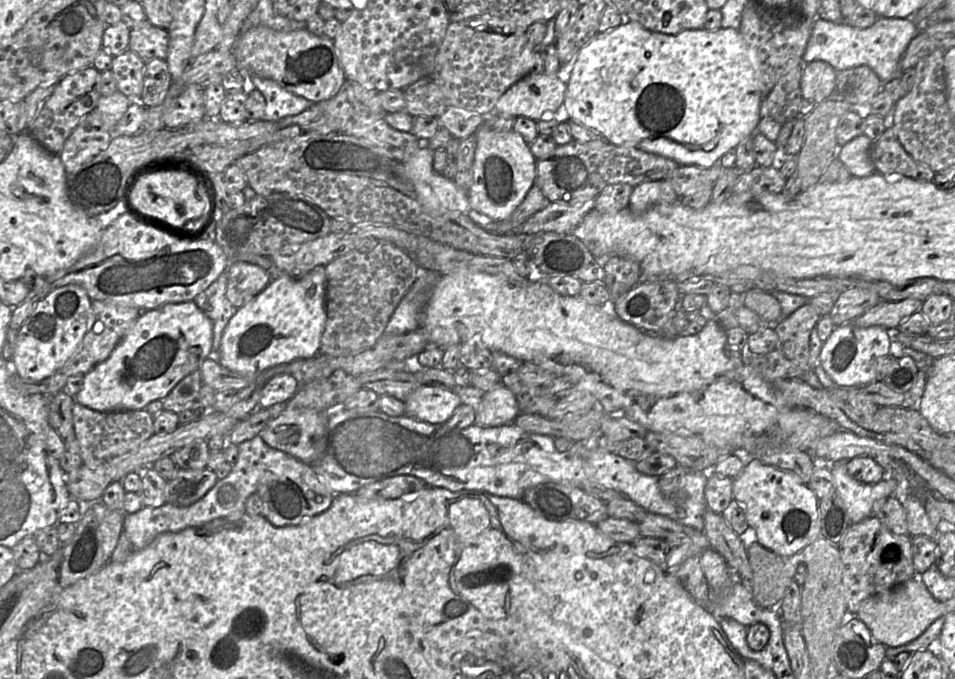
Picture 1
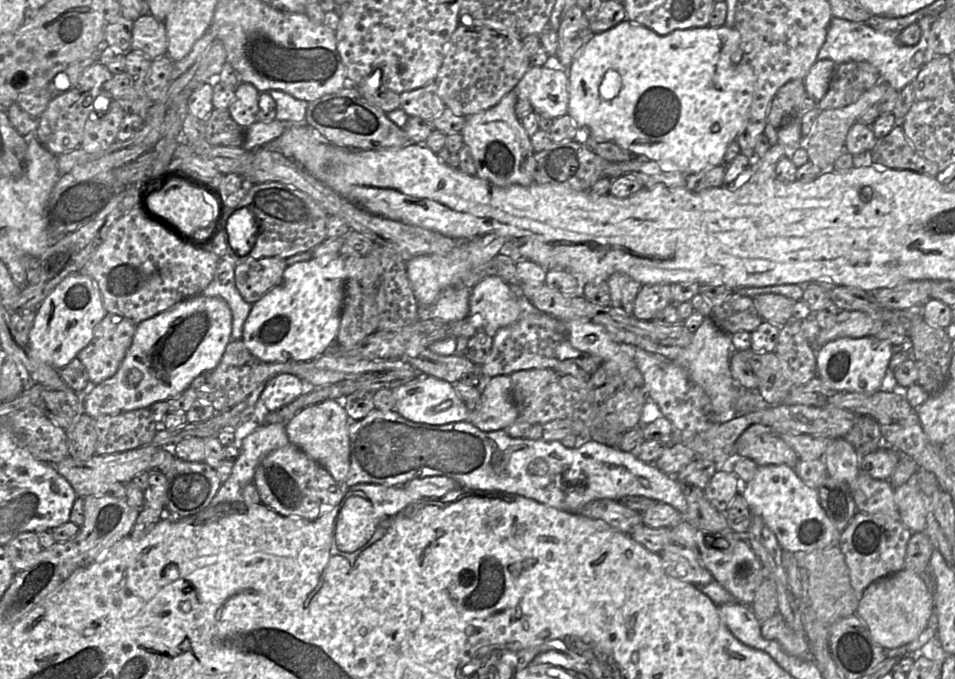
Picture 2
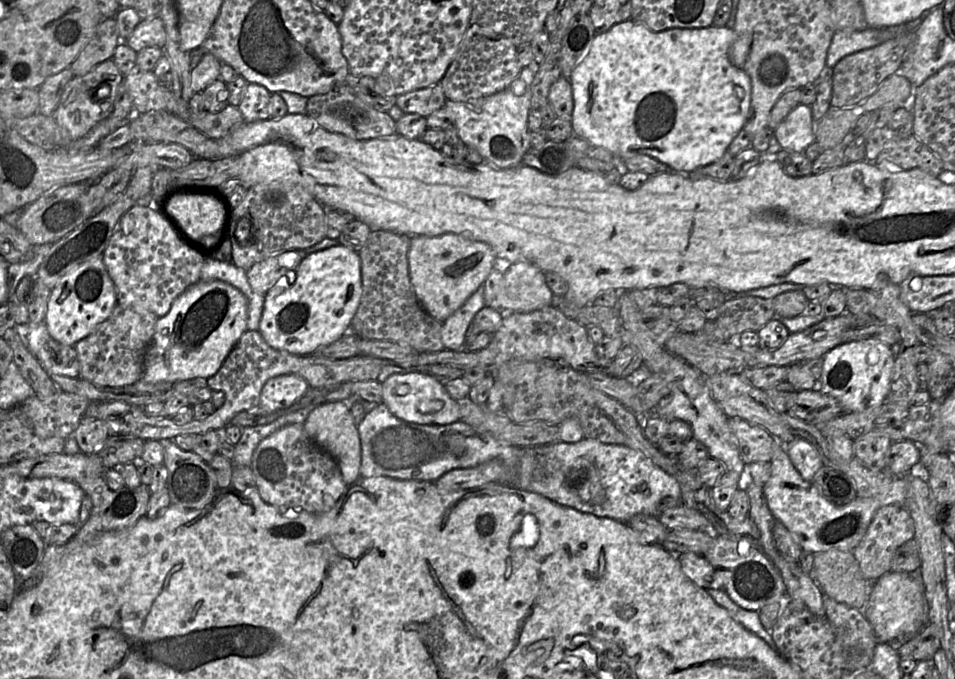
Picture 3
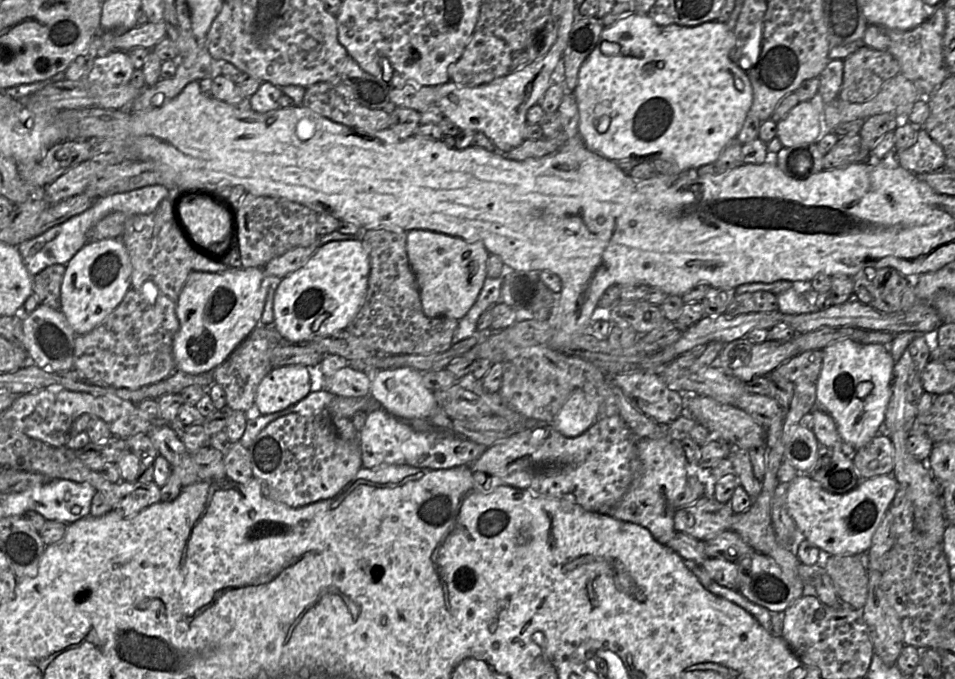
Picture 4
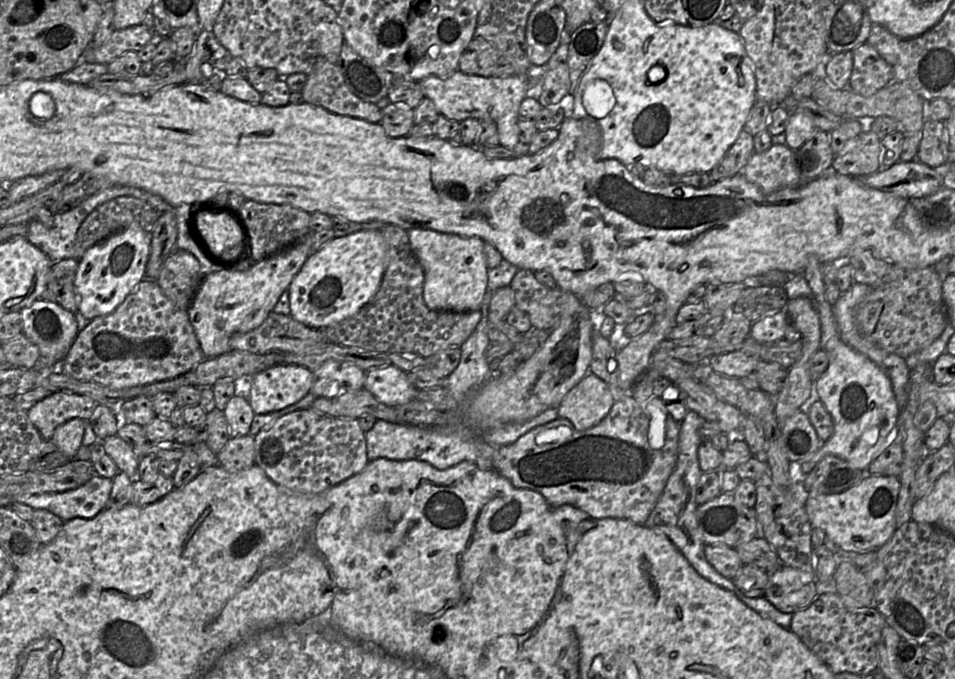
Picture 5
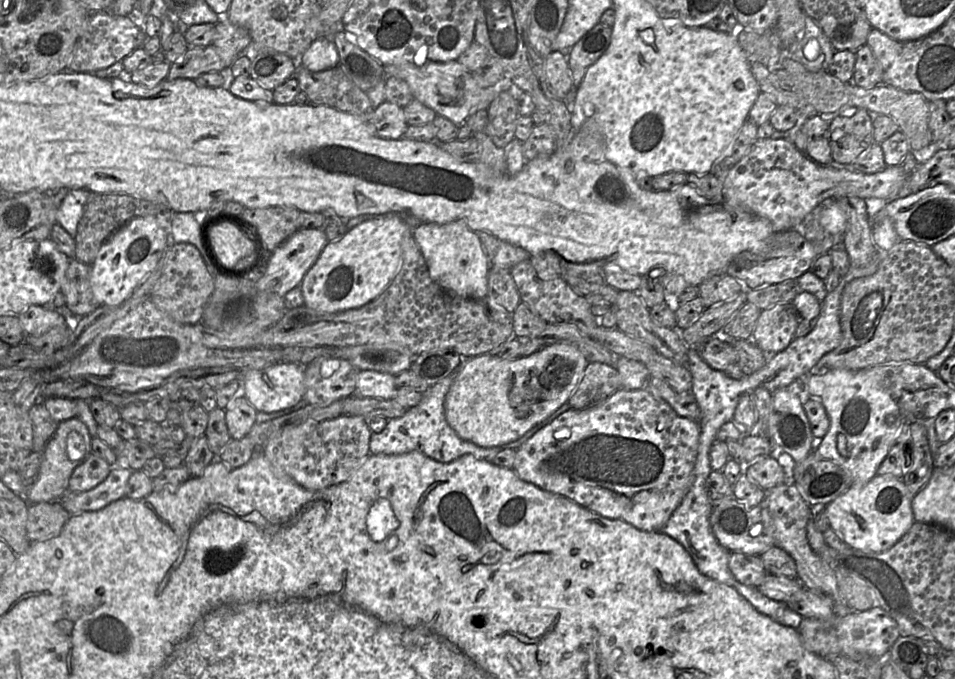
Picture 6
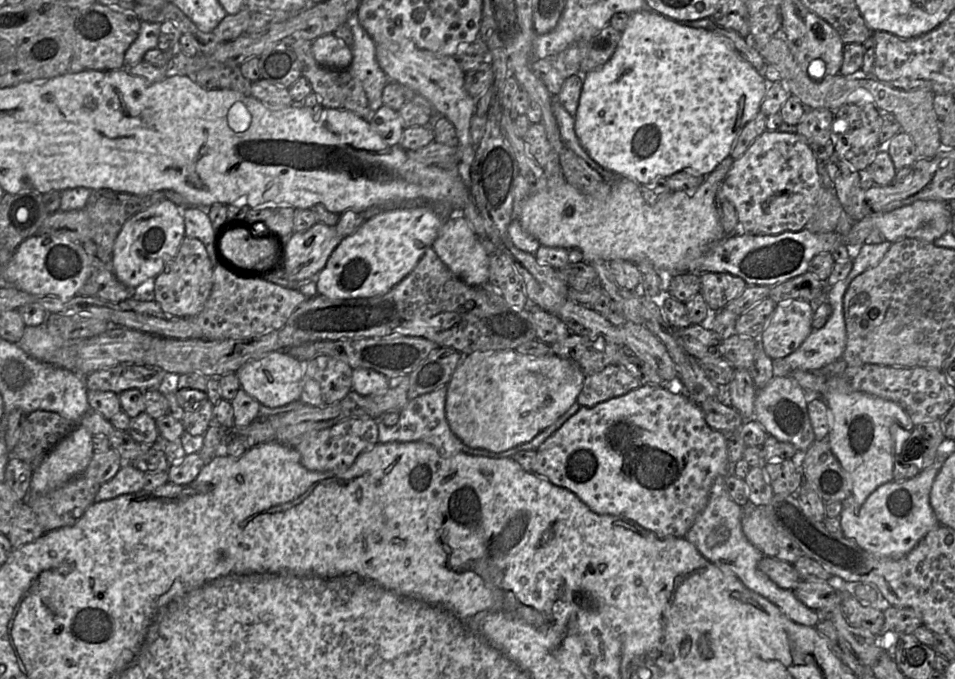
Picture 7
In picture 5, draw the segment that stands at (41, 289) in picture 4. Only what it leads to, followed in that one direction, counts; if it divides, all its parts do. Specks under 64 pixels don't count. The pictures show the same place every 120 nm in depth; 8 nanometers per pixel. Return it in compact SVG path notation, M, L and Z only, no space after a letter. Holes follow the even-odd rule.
M62 259L51 264L46 276L46 289L54 296L54 302L76 314L78 312L77 295L74 280L79 260Z

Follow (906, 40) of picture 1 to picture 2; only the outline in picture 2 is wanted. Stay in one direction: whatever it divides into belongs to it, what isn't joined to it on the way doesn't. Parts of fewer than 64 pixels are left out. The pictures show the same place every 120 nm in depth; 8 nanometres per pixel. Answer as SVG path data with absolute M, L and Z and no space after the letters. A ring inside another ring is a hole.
M927 15L918 21L921 28L921 38L915 45L908 46L899 43L899 34L890 34L875 30L864 22L853 22L846 19L833 17L827 29L826 39L819 50L817 58L830 59L836 65L849 61L867 61L874 65L881 77L891 87L902 90L907 84L913 82L923 66L924 54L928 48L931 26L937 17Z

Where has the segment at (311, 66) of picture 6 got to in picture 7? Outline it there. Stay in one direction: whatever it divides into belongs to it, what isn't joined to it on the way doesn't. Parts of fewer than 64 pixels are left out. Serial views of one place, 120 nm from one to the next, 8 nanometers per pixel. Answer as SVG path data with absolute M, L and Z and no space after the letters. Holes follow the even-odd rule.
M333 33L324 34L312 41L312 54L319 65L329 69L348 69L352 62L352 51Z

